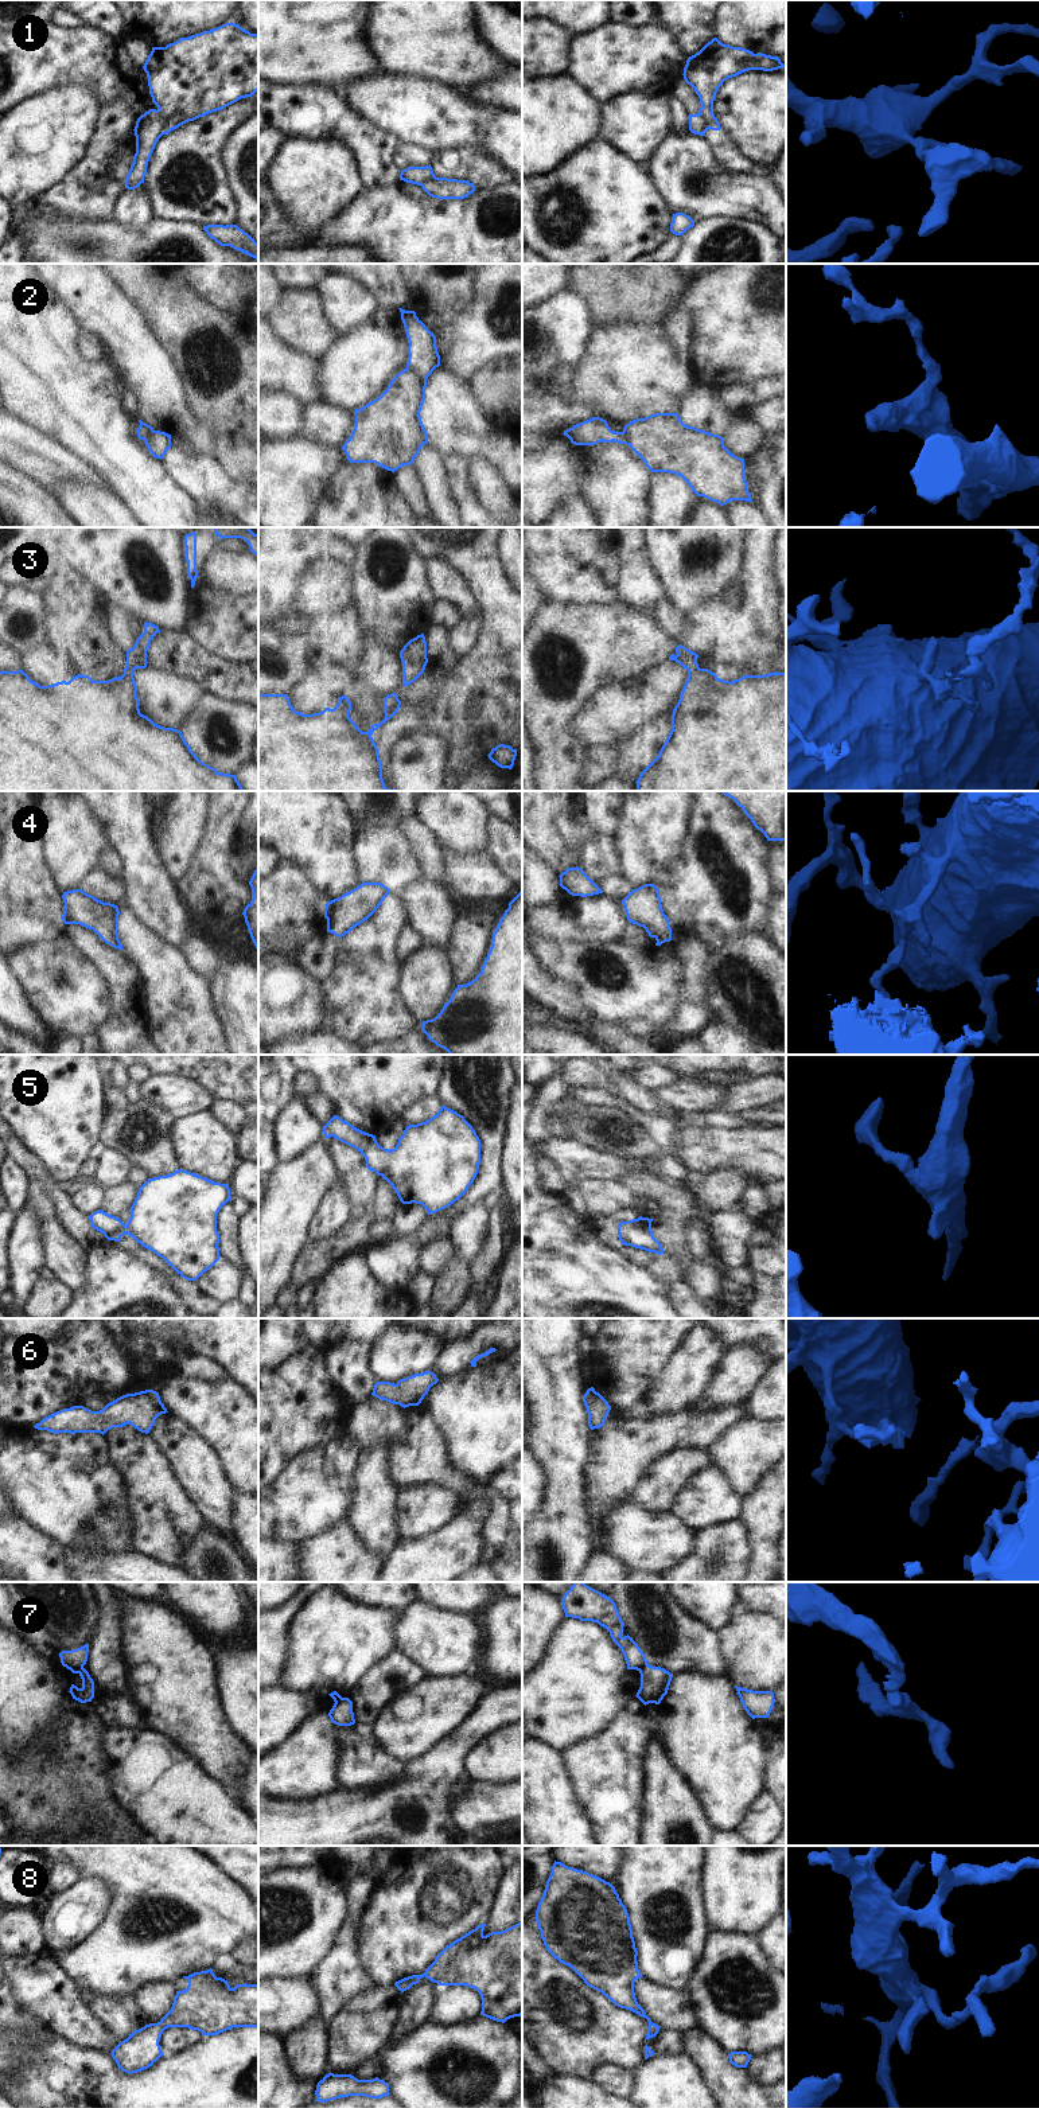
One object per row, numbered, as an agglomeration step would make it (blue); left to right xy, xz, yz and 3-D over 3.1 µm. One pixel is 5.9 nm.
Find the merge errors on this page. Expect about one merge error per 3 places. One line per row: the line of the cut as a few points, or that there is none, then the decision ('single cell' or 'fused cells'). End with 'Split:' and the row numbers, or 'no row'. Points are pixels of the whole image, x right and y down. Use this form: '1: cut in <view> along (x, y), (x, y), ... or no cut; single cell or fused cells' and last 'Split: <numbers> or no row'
1: cut in xy along (156, 110), (163, 121), (163, 133); fused cells
2: cut in xz along (407, 367), (417, 371), (425, 380); fused cells
3: no cut; single cell
4: no cut; single cell
5: no cut; single cell
6: no cut; single cell
7: cut in xy along (82, 1667), (73, 1672); fused cells
8: no cut; single cell
Split: 1, 2, 7

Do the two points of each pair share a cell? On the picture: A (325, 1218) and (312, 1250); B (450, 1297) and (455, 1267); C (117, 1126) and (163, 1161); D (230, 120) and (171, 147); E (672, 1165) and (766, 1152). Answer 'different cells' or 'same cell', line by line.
A: different cells
B: same cell
C: same cell
D: same cell
E: different cells

